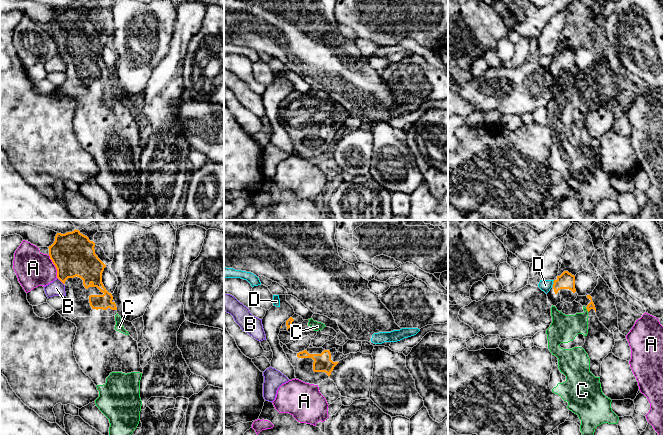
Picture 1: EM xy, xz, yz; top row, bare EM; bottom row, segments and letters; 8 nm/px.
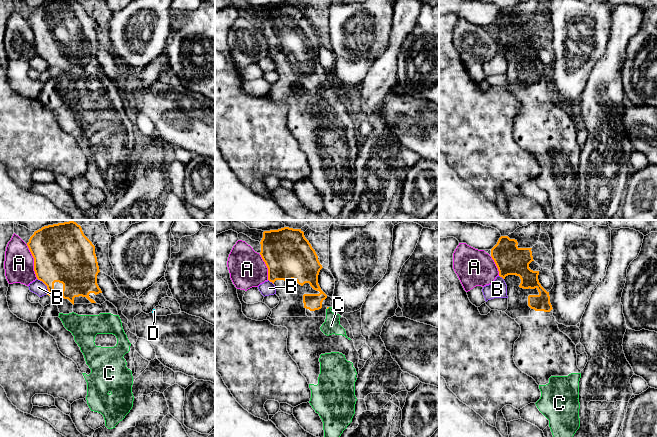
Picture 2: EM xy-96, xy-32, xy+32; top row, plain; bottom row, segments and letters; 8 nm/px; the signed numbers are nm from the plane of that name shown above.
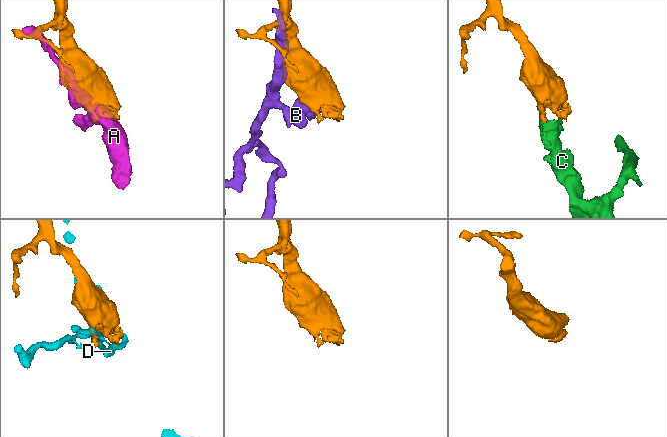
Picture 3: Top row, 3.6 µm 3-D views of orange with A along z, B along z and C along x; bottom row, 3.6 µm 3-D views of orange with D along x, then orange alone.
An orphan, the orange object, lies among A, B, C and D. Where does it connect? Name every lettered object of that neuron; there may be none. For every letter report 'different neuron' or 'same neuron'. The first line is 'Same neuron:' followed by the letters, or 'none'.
Same neuron: C
A: different neuron
B: different neuron
C: same neuron
D: different neuron

